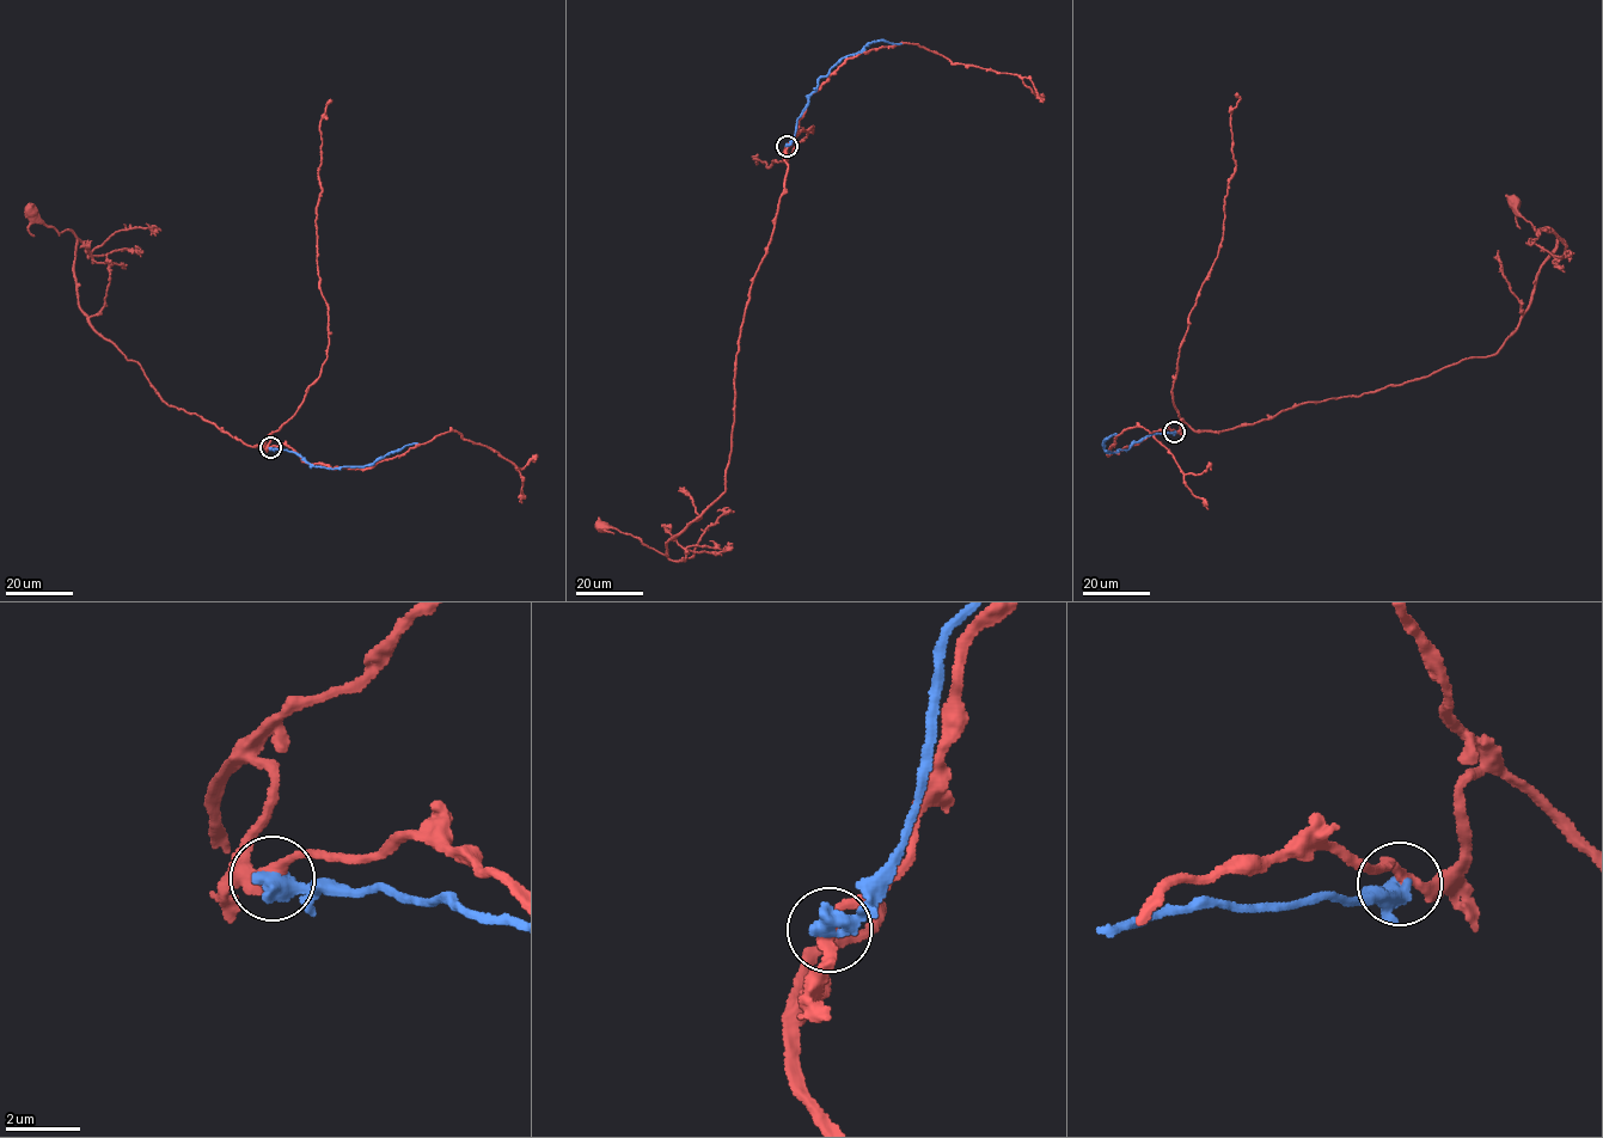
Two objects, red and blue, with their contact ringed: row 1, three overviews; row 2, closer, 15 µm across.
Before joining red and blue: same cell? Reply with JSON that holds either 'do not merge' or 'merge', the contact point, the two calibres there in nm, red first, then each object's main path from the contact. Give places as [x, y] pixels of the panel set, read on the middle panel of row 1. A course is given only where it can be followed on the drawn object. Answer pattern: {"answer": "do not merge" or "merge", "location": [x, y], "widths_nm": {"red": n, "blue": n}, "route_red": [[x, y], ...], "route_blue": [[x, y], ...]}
{"answer": "do not merge", "location": [787, 146], "widths_nm": {"red": 280, "blue": 550}, "route_red": [[787, 146], [784, 193], [740, 330], [724, 490], [670, 538], [667, 555], [631, 534], [603, 527]], "route_blue": [[787, 146], [820, 78], [868, 43], [901, 43]]}

